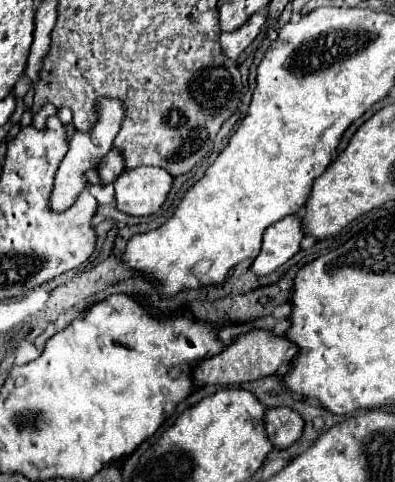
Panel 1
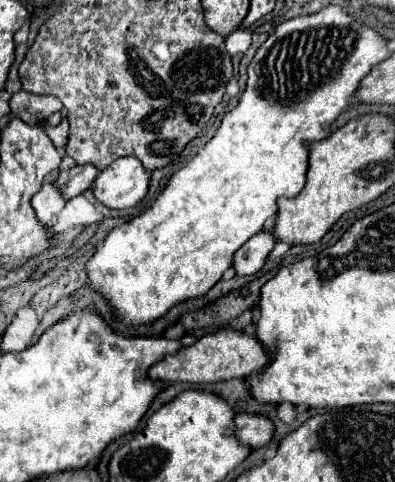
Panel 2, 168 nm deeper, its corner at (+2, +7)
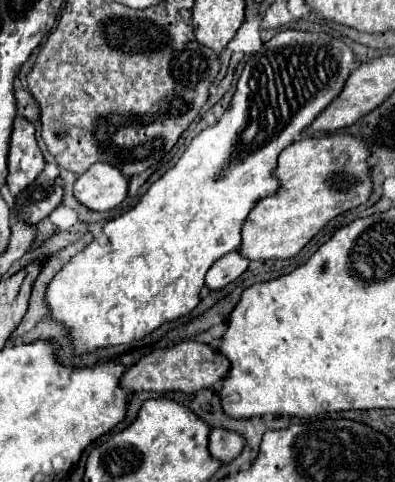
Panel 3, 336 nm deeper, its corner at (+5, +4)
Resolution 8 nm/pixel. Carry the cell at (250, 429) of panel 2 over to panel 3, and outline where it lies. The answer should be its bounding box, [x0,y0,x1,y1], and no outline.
[210,429,244,463]

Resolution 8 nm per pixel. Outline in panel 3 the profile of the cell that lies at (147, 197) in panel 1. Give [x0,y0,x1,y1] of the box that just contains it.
[74,163,128,211]

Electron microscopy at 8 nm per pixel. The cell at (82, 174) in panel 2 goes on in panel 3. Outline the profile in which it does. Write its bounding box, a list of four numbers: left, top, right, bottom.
[10,179,62,225]

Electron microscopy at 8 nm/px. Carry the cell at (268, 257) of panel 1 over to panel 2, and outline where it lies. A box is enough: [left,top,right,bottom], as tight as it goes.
[233,230,277,276]

